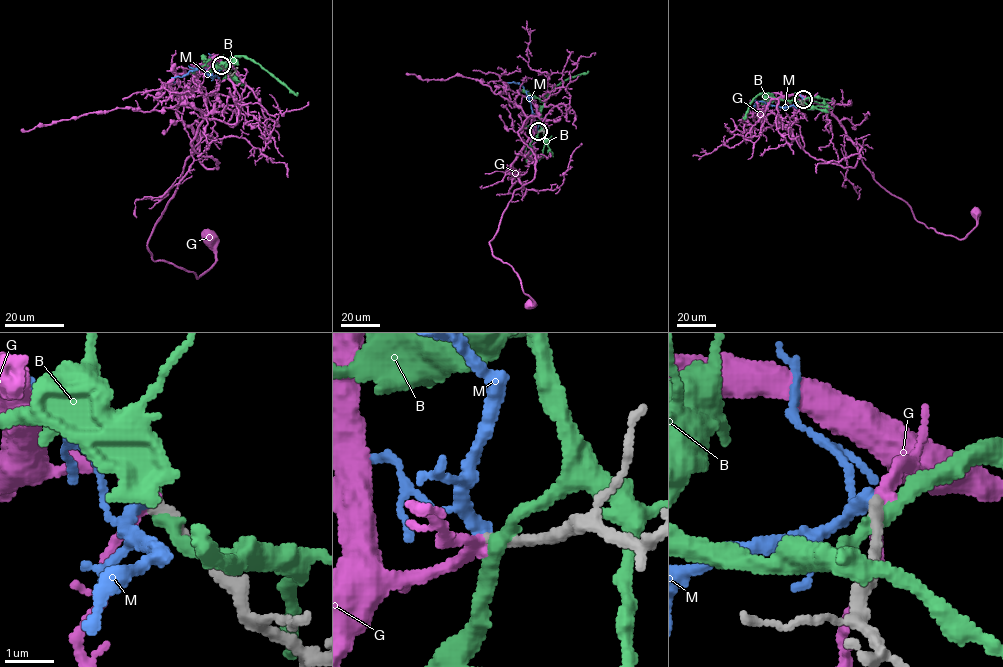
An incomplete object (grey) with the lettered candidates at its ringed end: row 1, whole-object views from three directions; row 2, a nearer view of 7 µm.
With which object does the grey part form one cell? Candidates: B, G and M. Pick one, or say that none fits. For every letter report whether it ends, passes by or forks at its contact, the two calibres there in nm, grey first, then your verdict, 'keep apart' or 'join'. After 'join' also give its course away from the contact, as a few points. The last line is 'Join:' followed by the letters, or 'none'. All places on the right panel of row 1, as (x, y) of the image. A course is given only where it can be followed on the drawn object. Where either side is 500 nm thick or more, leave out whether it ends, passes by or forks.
B: it passes by | 280/280 nm | keep apart
G: it passes by | 240/280 nm | join | via (803, 99), (823, 106), (836, 119), (873, 178), (902, 199), (928, 228), (963, 239), (976, 226), (974, 212)
M: it passes by | 240/190 nm | keep apart
Join: G

